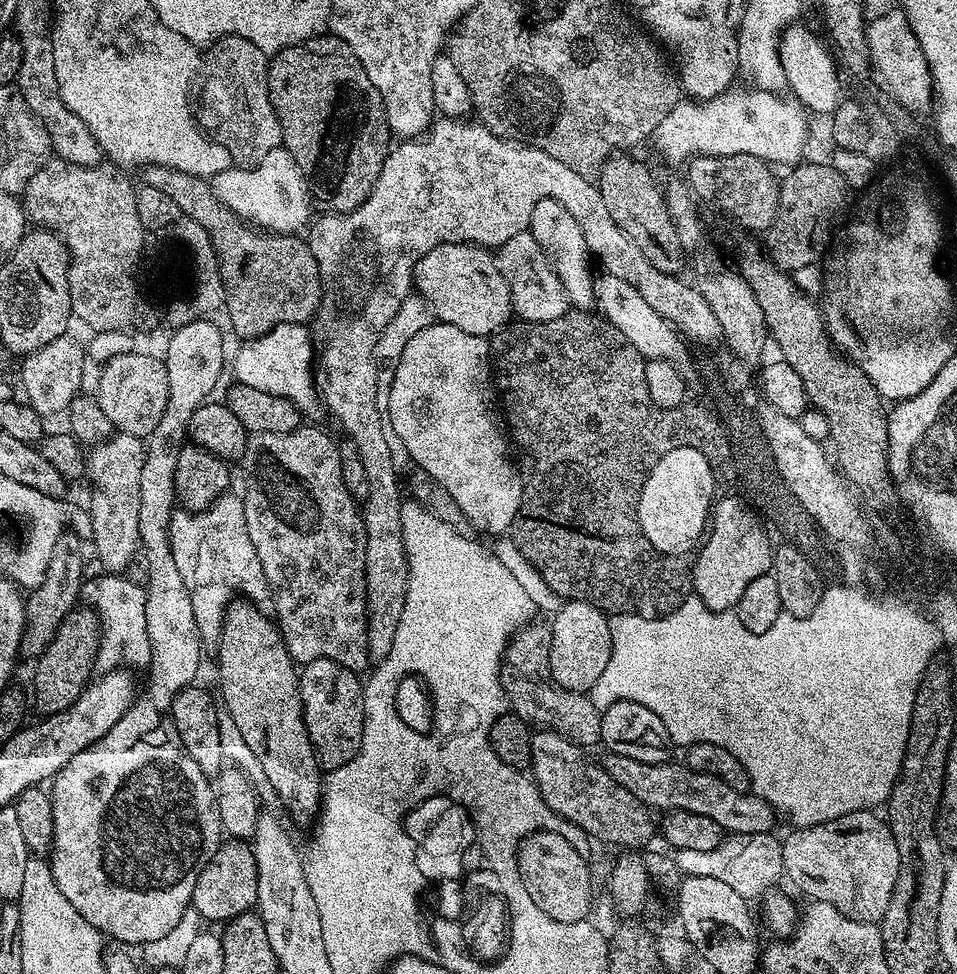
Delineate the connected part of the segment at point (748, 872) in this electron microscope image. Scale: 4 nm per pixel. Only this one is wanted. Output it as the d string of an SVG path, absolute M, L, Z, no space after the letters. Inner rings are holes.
M772 832L728 834L714 850L675 850L676 869L680 871L681 877L698 878L704 875L705 878L719 878L737 894L742 894L744 900L751 901L752 896L763 897L766 889L772 886L767 884L784 876L782 843L774 837Z

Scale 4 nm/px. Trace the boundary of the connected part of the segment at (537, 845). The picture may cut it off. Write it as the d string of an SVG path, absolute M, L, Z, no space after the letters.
M537 829L524 841L517 852L519 877L534 906L556 922L579 922L591 913L592 878L585 858L562 834L554 830Z

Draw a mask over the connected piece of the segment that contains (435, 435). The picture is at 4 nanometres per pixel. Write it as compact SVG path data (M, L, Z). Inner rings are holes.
M434 322L430 326L426 326L426 330L418 330L418 334L414 334L414 338L410 338L406 350L402 350L398 370L394 370L390 398L386 401L386 420L390 425L391 435L395 439L396 436L400 439L401 446L408 451L409 458L416 463L415 467L424 472L436 484L444 487L446 494L450 494L450 498L454 498L454 502L458 504L458 510L471 522L477 533L490 532L490 534L496 534L504 529L504 524L512 519L514 502L520 490L520 486L514 481L516 474L512 472L512 468L506 467L508 456L504 456L504 440L501 438L500 432L496 432L496 420L492 420L492 408L488 408L488 384L493 378L494 372L490 367L490 344L485 337L466 334L466 330L458 330L458 326Z

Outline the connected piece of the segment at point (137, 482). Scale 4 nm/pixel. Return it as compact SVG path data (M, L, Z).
M123 430L117 431L115 434L108 437L107 440L97 443L96 448L92 453L90 451L86 456L86 472L90 477L93 476L96 481L92 484L92 540L96 543L96 552L94 552L95 559L99 560L103 569L106 569L109 573L120 574L125 571L124 567L131 562L132 559L137 559L138 553L141 551L140 547L140 535L138 534L138 510L140 509L140 491L142 490L142 466L144 465L144 453L146 451L146 444L143 439L129 432Z

